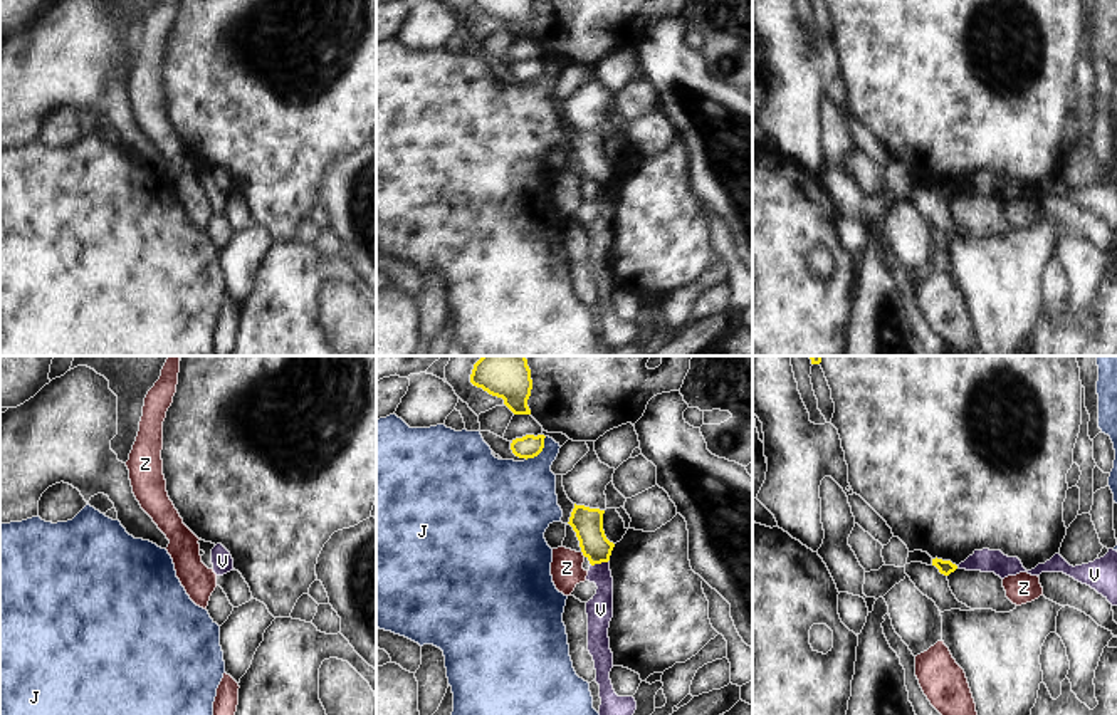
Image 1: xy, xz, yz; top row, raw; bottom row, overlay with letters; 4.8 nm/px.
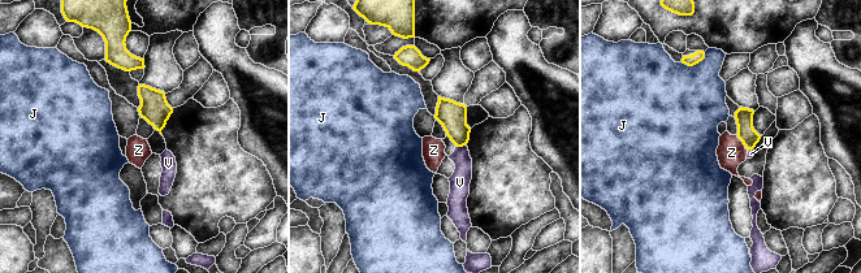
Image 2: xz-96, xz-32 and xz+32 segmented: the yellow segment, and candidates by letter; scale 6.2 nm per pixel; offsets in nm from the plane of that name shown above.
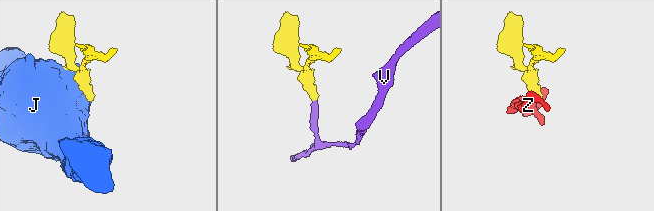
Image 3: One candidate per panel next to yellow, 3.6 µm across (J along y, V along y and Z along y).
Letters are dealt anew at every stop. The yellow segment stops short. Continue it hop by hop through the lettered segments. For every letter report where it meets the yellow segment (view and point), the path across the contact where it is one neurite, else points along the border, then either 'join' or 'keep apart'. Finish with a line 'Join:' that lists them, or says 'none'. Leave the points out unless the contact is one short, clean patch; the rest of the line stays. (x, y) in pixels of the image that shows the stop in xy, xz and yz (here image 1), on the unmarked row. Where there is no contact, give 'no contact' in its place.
J: xz (540, 76) | along xz (546, 61), (545, 71), (526, 84) | keep apart
V: xz (598, 187) | along xz (607, 185), (592, 190) | keep apart
Z: xz (583, 178) | along xz (582, 175), (585, 180) | keep apart
Join: none

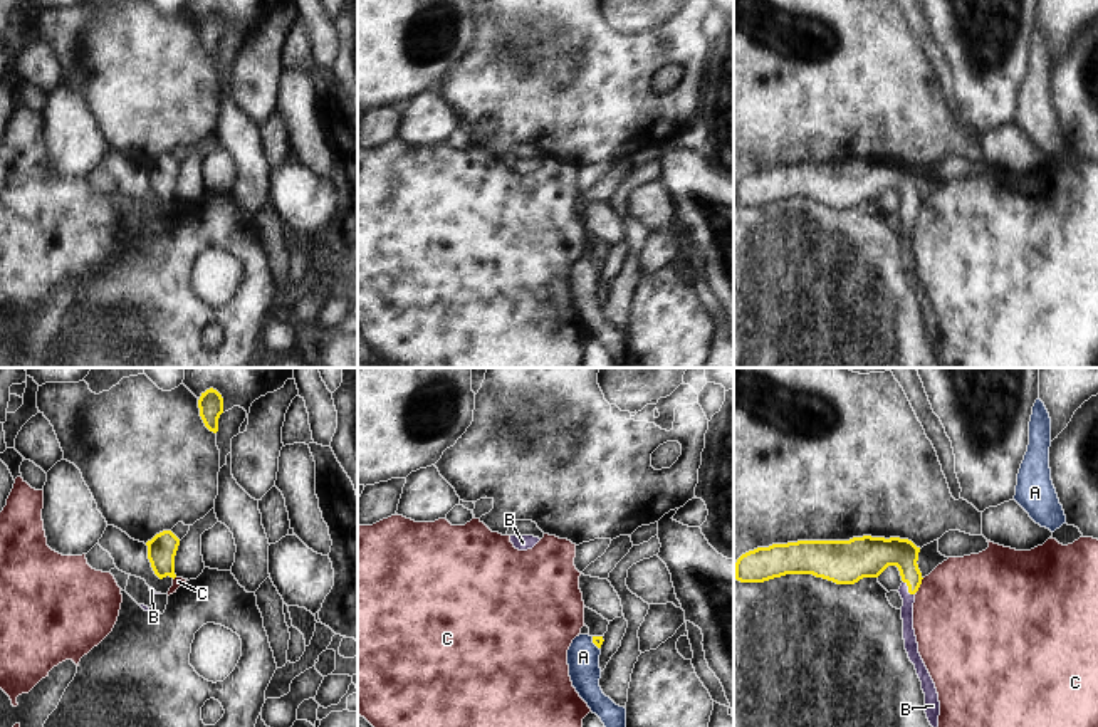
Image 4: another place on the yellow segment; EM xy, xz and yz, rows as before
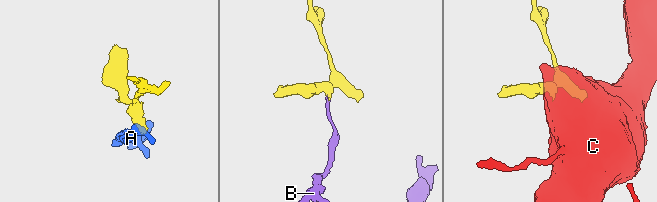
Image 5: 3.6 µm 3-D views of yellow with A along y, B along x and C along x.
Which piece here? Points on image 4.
A: xz (593, 266) | along xz (591, 261), (598, 272) | keep apart
B: yz (909, 214) | across yz (868, 180), (894, 180), (909, 214), (907, 234) | join
C: yz (920, 207) | along yz (924, 202), (915, 215) | keep apart
Join: B

